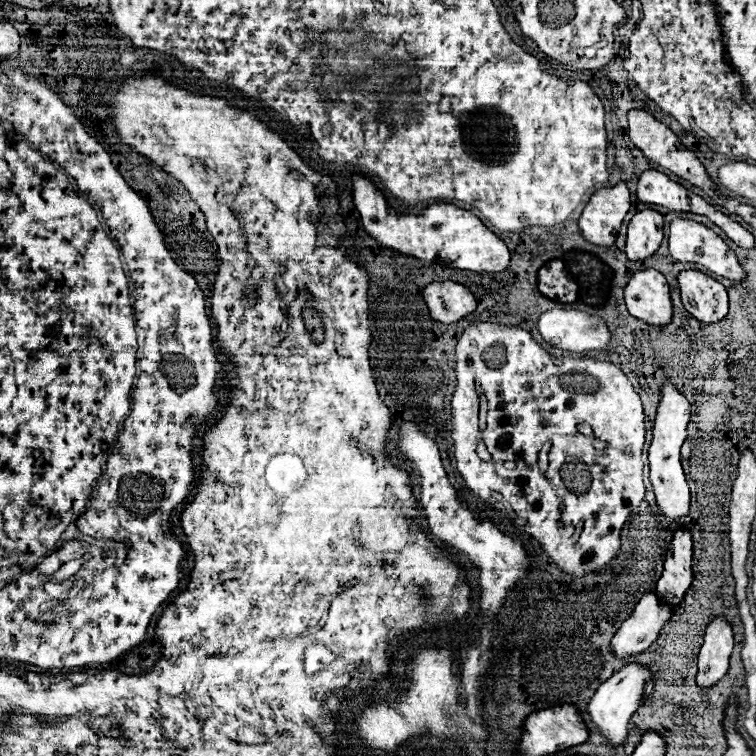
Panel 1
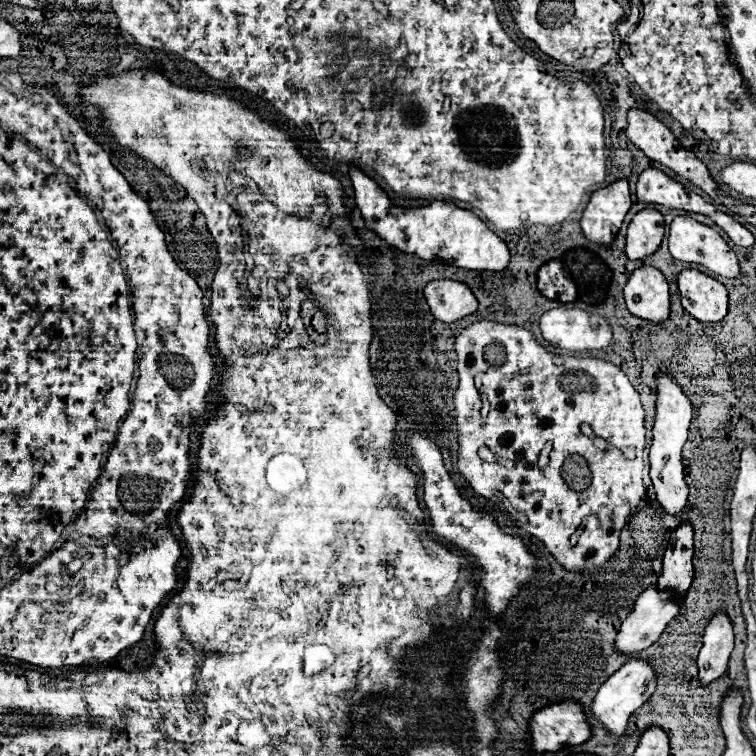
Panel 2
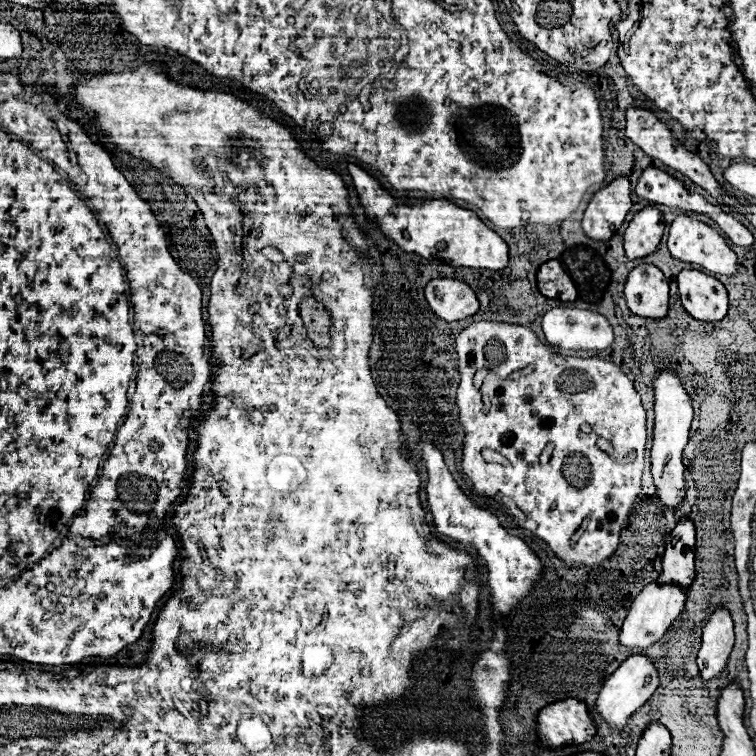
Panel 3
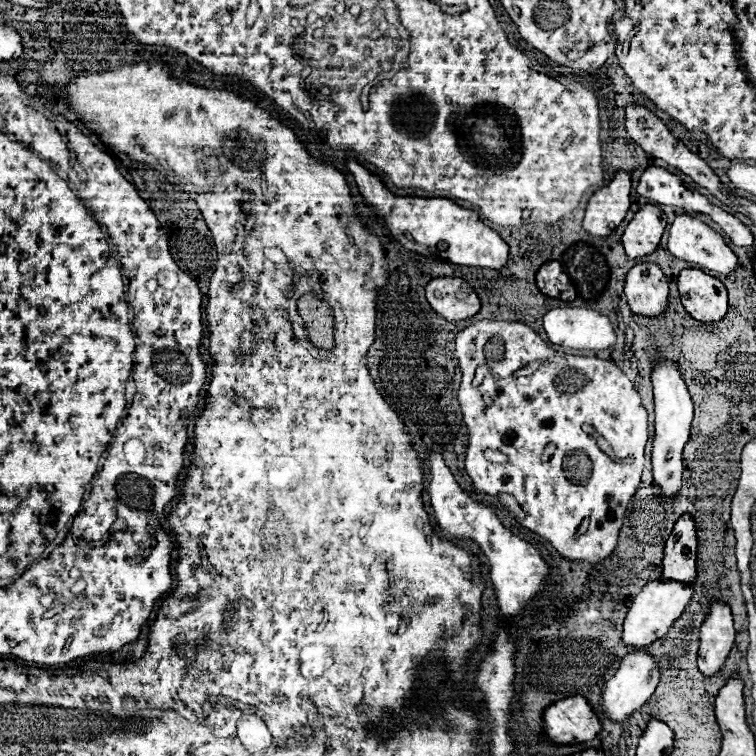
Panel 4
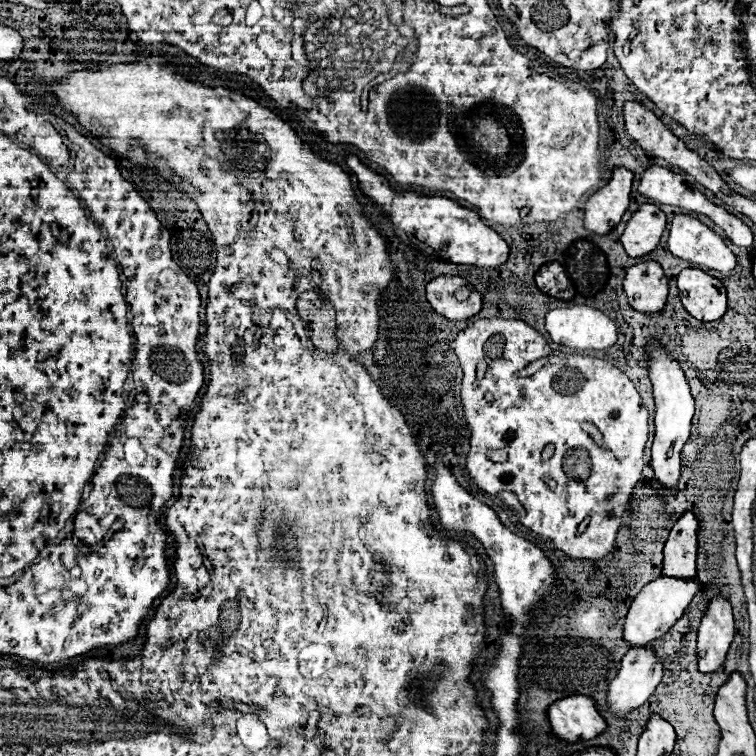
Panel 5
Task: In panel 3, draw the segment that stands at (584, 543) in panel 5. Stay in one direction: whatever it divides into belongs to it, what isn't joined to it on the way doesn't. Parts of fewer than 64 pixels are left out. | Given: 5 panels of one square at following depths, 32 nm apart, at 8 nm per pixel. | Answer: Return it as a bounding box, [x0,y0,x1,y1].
[456,322,646,566]

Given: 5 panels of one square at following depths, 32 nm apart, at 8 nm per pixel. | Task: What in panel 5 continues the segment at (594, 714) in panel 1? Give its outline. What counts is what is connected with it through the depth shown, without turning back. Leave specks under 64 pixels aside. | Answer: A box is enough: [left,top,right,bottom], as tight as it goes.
[606,646,662,718]

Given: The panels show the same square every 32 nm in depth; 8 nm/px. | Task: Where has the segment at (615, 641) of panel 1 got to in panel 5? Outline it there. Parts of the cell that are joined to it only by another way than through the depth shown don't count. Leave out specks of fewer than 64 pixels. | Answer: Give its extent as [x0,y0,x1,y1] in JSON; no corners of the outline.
[624,576,696,646]

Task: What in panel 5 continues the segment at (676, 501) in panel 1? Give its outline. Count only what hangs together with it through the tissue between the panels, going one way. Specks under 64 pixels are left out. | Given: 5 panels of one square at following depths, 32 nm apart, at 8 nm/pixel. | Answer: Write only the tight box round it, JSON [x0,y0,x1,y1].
[648,342,694,490]

